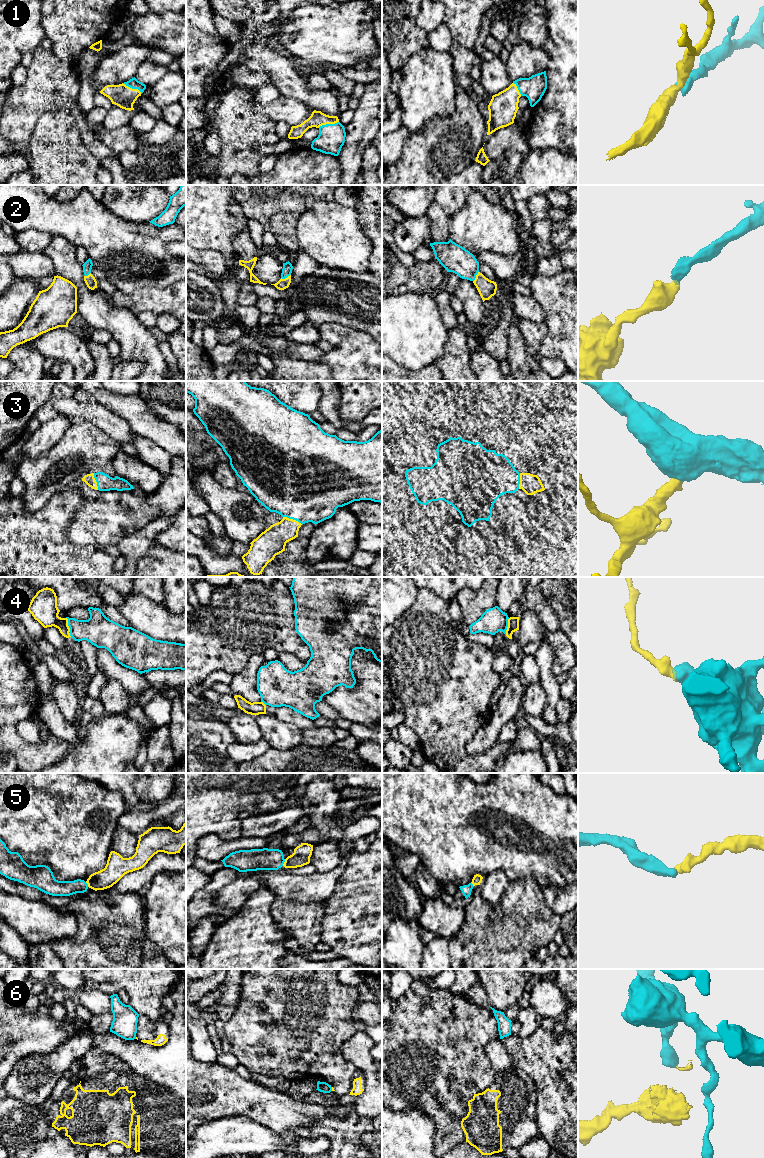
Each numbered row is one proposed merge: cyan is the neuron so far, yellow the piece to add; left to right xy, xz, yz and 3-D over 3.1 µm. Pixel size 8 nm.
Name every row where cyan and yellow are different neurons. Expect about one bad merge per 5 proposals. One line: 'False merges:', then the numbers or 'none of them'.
False merges: 4, 6

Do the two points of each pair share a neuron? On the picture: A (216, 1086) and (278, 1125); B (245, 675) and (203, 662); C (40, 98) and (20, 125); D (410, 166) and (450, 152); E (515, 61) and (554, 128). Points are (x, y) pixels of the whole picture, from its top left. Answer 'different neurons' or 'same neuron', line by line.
A: same neuron
B: different neurons
C: same neuron
D: same neuron
E: different neurons

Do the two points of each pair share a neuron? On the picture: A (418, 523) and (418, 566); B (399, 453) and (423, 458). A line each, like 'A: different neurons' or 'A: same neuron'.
A: different neurons
B: same neuron

